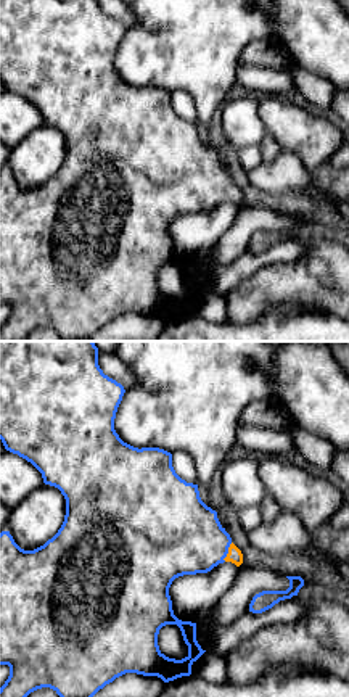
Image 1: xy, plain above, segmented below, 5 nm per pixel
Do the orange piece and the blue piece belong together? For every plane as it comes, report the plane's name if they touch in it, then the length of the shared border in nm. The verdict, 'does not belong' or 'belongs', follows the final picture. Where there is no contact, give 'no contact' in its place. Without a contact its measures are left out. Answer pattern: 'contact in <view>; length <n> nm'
contact in xy; length 100 nm

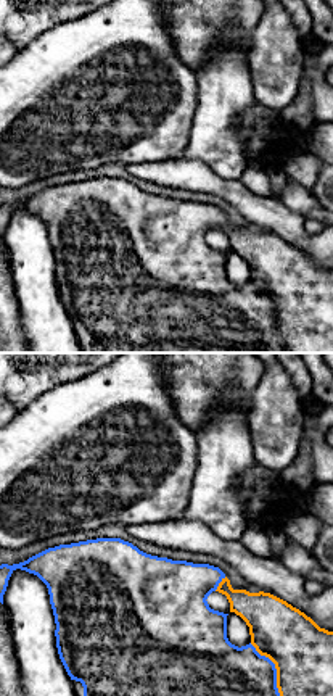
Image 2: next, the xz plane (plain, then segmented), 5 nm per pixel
contact in xz; length 300 nm

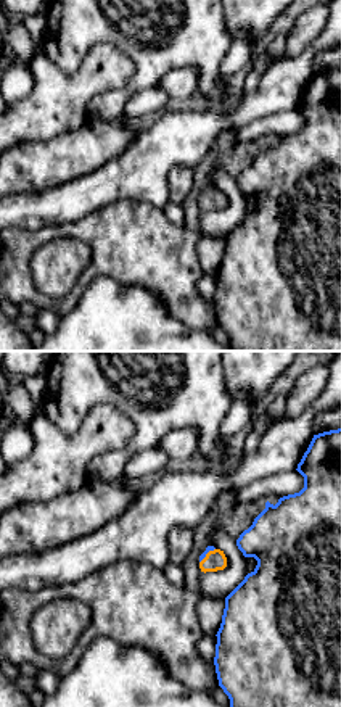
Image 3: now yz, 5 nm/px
contact in yz; length 110 nm

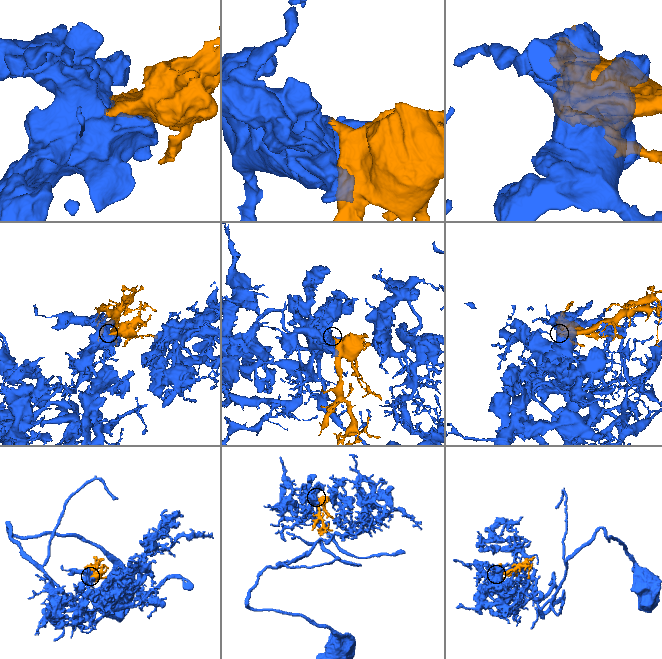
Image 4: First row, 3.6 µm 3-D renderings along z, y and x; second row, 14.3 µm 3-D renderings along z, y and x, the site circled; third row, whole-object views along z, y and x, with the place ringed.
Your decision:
belongs

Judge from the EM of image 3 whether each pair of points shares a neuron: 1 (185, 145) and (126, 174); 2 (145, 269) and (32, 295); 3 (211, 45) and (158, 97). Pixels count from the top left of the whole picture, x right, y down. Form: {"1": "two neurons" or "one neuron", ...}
{"1": "one neuron", "2": "one neuron", "3": "two neurons"}

